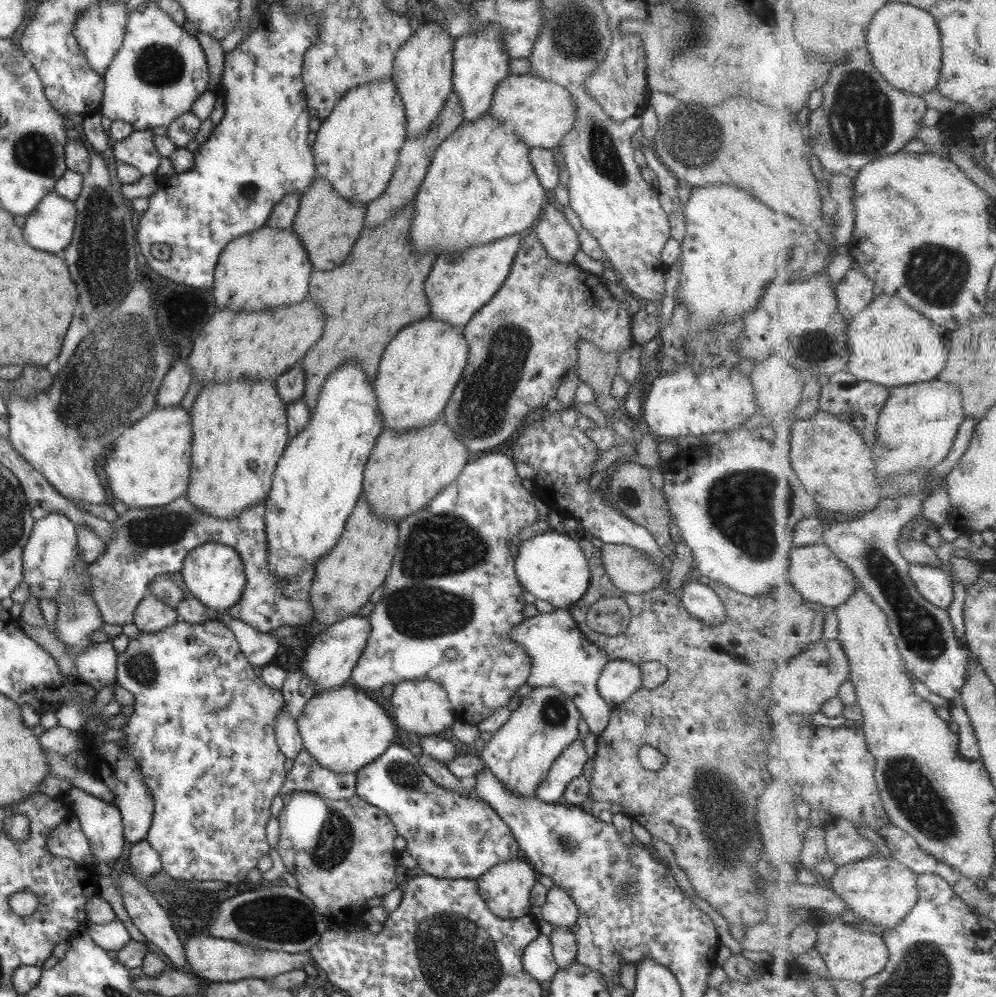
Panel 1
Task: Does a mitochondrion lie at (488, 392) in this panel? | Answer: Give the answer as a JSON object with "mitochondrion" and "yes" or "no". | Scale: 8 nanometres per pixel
{"mitochondrion":"yes"}

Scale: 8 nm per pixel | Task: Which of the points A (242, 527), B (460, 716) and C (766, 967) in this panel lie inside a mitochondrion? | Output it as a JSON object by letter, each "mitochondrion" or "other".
{"A":"other","B":"other","C":"other"}

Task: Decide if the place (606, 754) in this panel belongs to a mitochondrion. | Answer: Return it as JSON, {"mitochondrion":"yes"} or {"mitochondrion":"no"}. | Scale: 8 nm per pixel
{"mitochondrion":"no"}

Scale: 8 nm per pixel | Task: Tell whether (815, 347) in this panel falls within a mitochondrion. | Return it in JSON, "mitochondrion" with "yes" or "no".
{"mitochondrion":"yes"}

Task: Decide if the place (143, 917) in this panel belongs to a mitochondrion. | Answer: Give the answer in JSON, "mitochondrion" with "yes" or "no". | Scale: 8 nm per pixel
{"mitochondrion":"no"}

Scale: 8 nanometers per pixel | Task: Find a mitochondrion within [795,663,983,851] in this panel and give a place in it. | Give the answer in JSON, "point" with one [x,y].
{"point":[906,785]}

